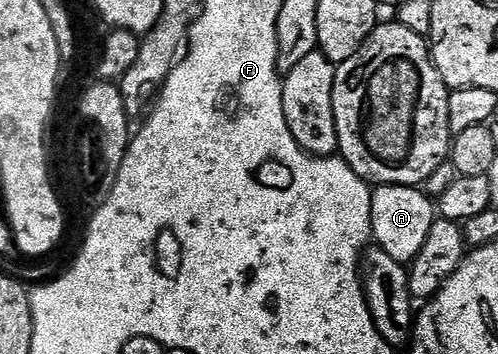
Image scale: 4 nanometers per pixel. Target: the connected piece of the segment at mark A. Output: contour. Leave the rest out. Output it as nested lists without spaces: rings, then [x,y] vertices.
[[[375,185],[371,194],[371,236],[374,244],[383,249],[397,263],[410,266],[425,241],[429,239],[429,227],[433,227],[437,205],[422,188],[413,185]]]

